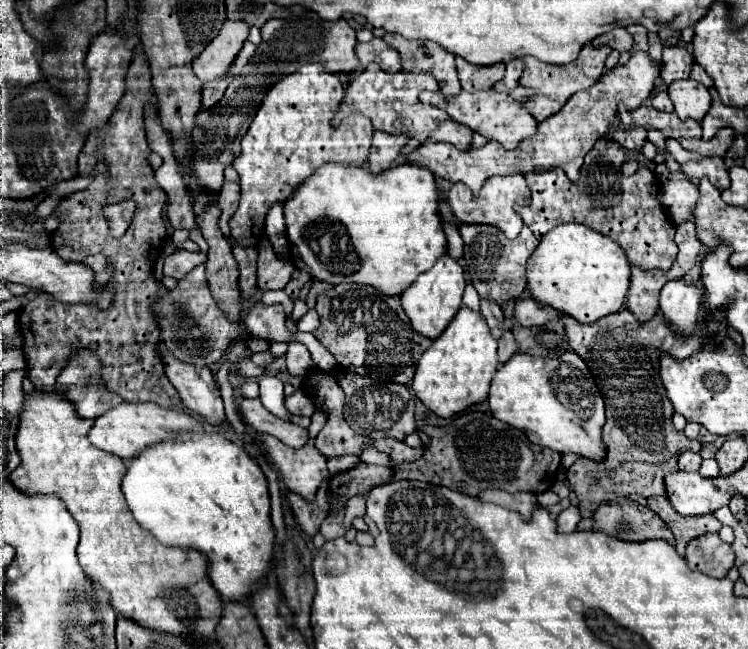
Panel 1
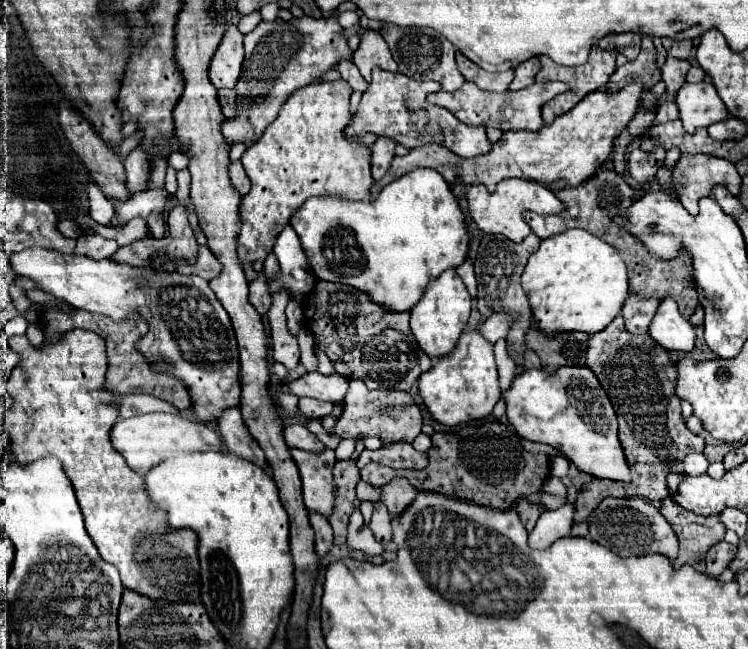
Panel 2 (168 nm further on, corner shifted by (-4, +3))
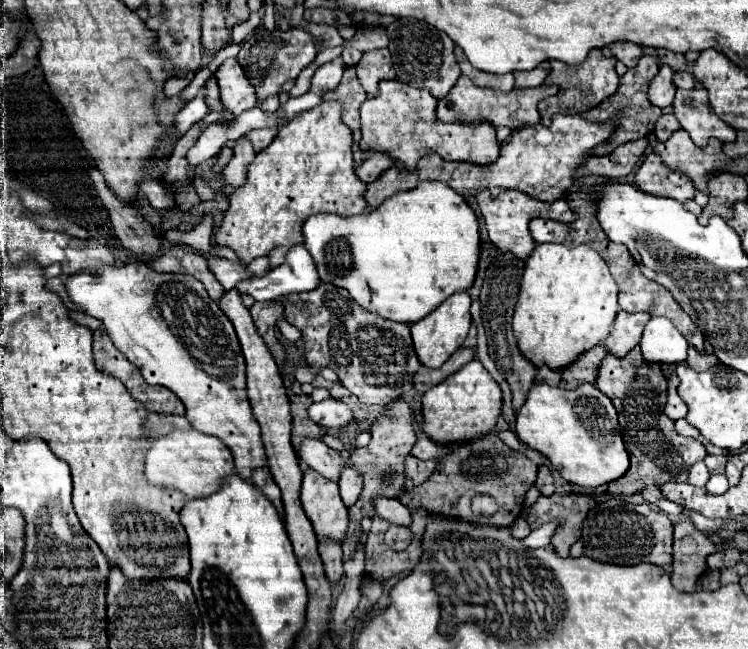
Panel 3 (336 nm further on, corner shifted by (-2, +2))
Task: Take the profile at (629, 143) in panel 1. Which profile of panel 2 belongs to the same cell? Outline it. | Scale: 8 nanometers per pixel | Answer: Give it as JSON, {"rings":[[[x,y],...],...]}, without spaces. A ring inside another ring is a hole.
{"rings":[[[633,149],[629,155],[629,173],[637,183],[647,183],[653,181],[659,167],[663,167],[665,161],[665,151],[657,149],[655,153],[643,153],[641,149]]]}

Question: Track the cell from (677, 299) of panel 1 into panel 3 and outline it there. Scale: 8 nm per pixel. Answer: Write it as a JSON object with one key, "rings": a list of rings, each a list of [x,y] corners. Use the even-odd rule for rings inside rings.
{"rings":[[[653,316],[641,338],[641,352],[647,362],[677,364],[687,358],[687,340],[683,334],[663,316]]]}

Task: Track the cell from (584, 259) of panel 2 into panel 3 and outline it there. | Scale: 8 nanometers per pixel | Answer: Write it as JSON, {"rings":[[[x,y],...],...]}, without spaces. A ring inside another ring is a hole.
{"rings":[[[537,244],[531,256],[525,260],[519,300],[513,314],[513,332],[519,350],[535,366],[545,364],[553,370],[561,370],[563,366],[569,366],[579,354],[607,338],[619,310],[621,308],[617,304],[617,282],[611,278],[607,262],[589,244]]]}

